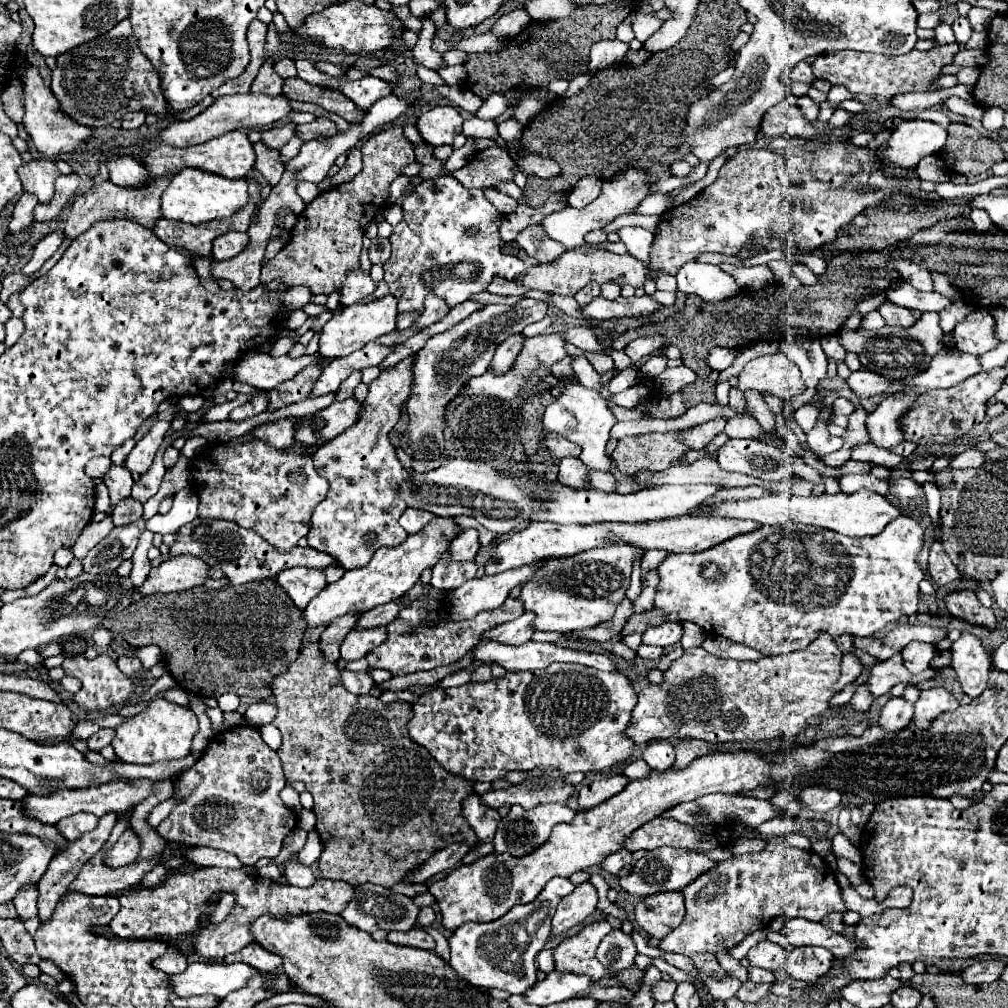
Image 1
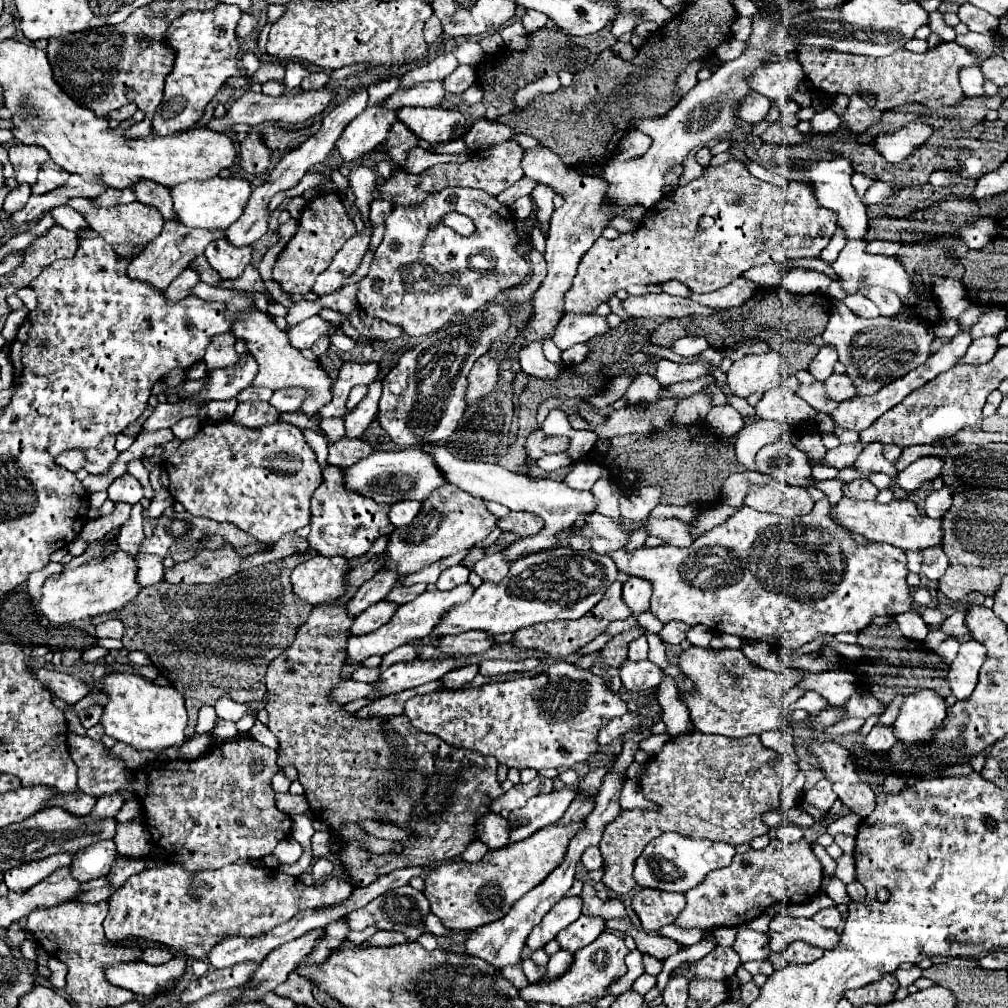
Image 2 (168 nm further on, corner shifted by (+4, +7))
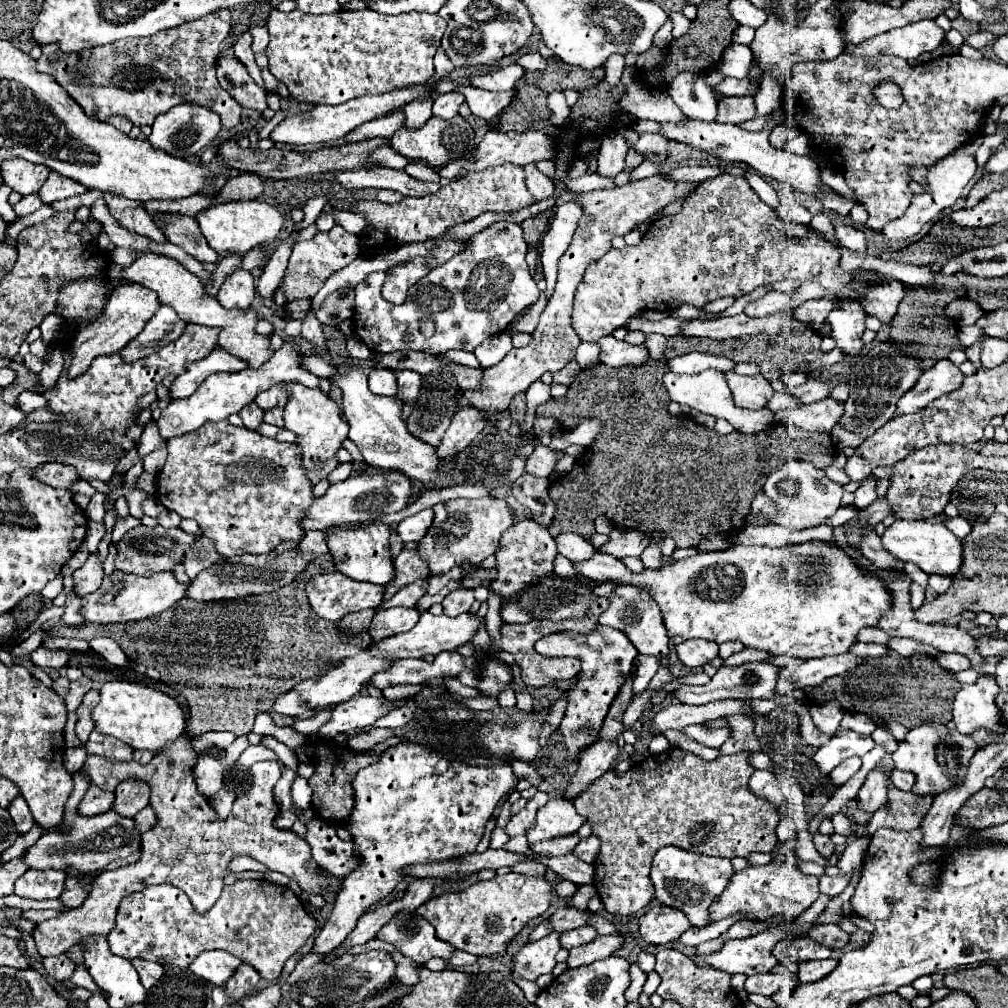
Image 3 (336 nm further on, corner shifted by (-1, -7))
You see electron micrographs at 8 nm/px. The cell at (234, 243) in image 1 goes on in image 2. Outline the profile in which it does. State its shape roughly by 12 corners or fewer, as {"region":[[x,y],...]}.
{"region":[[225,236],[205,248],[221,278],[237,278],[251,262],[251,246]]}

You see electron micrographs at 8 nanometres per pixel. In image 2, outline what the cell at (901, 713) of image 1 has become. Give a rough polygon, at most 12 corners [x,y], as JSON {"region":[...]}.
{"region":[[877,724],[865,736],[873,752],[887,752],[895,742],[893,726]]}

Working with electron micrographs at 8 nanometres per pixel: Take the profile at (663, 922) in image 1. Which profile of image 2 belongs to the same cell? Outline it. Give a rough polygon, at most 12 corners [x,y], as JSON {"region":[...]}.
{"region":[[641,888],[633,910],[645,932],[673,924],[685,896]]}

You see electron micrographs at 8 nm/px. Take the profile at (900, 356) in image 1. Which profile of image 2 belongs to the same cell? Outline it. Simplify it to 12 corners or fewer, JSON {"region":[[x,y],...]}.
{"region":[[833,304],[823,340],[859,394],[921,366],[933,326]]}

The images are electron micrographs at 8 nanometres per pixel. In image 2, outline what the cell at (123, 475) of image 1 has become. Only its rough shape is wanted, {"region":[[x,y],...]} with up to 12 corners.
{"region":[[115,436],[89,448],[85,470],[105,474],[119,458]]}

